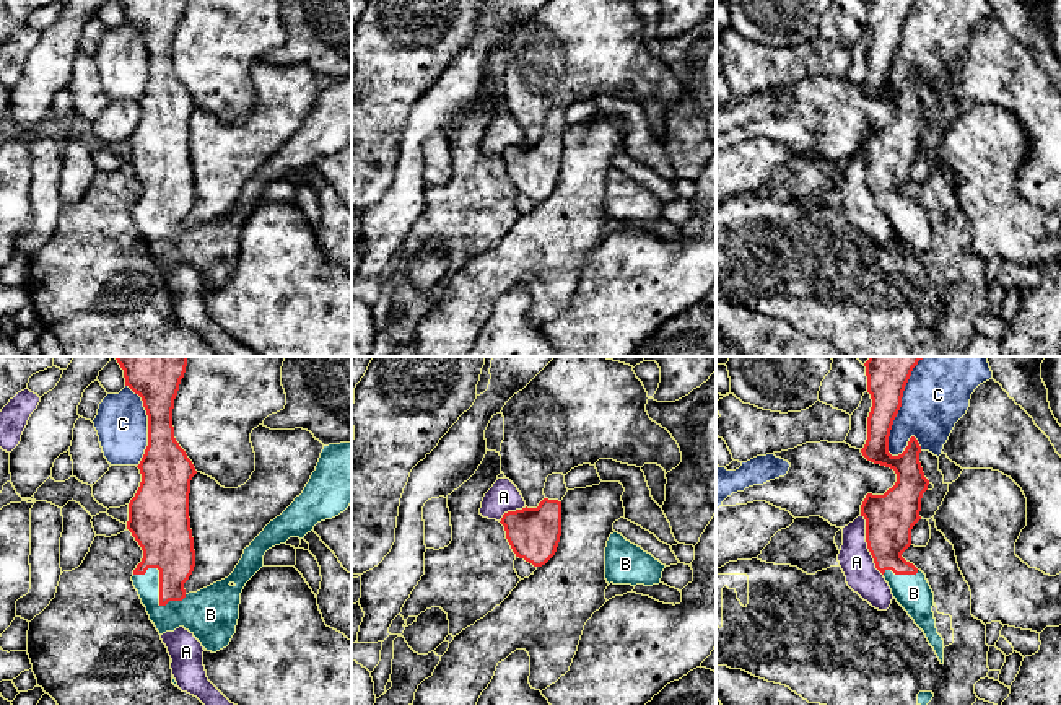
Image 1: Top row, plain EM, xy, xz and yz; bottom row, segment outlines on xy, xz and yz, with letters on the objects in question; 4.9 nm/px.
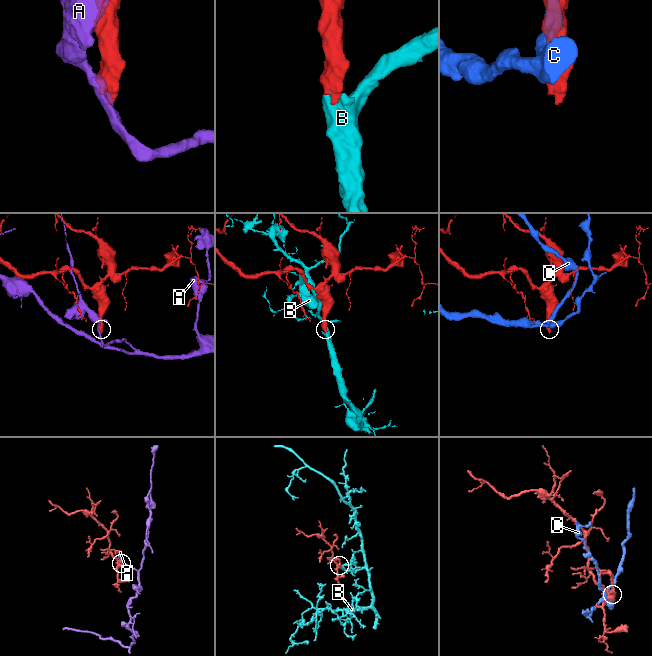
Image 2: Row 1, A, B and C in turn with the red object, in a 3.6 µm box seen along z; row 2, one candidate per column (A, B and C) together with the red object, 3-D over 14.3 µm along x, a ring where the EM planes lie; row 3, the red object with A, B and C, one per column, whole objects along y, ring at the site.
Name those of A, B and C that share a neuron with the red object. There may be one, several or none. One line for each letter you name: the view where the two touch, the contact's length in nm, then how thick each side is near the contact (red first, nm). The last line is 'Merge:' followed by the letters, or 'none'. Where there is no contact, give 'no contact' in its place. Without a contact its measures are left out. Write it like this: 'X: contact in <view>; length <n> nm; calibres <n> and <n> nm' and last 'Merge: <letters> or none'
B: contact in xy; length 280 nm; calibres 260 and 220 nm
Merge: B

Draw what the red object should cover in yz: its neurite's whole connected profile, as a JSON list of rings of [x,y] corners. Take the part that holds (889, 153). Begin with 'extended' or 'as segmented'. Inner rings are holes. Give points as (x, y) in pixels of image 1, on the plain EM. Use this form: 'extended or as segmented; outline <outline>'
extended; outline [[[864,0],[872,42],[867,52],[867,75],[862,91],[897,109],[897,117],[884,130],[867,129],[861,140],[866,155],[866,177],[875,204],[884,210],[897,238],[924,267],[941,300],[944,275],[937,269],[932,247],[934,228],[926,210],[902,189],[911,181],[911,164],[921,155],[921,134],[929,116],[924,112],[915,72],[898,91],[889,88],[889,72],[902,42],[905,21],[916,0]]]

